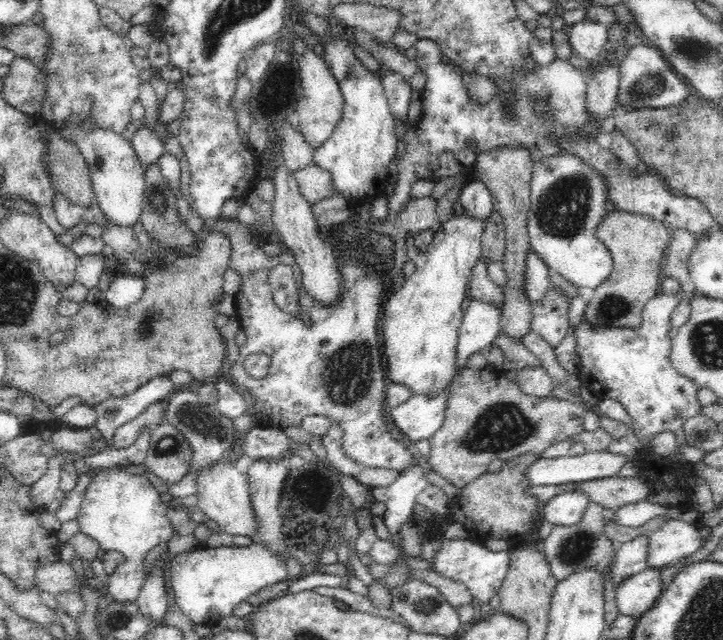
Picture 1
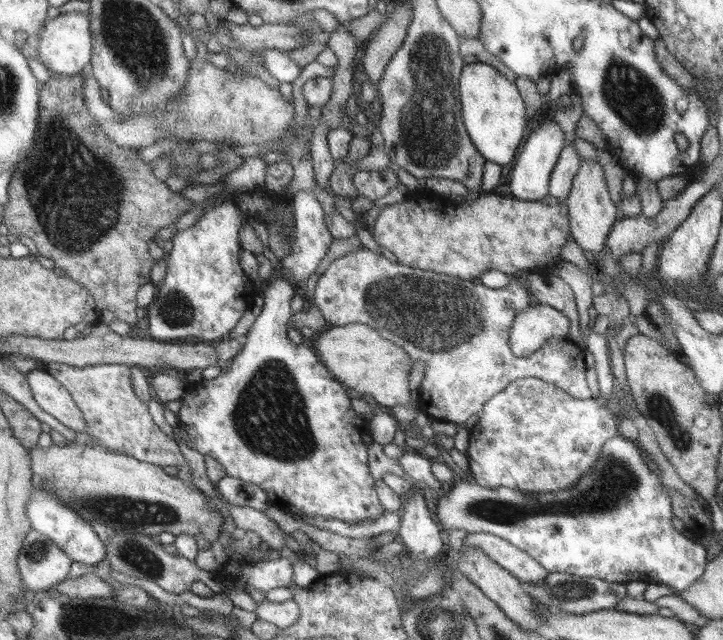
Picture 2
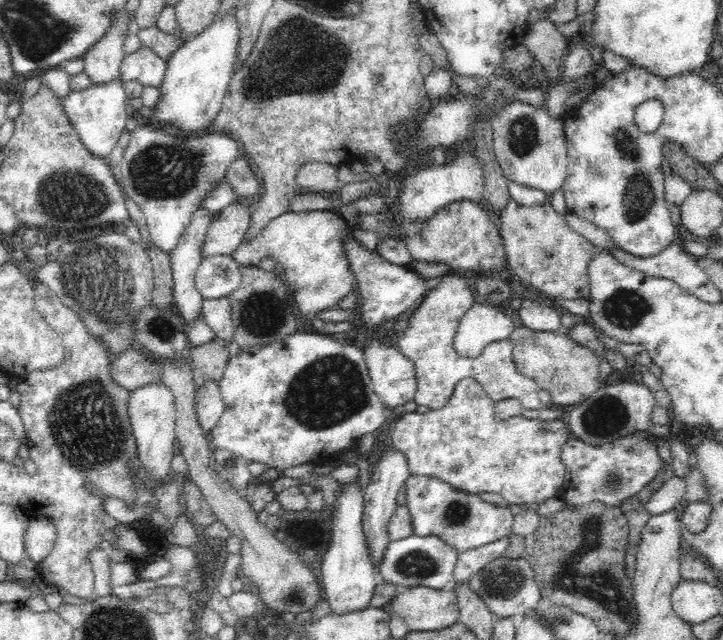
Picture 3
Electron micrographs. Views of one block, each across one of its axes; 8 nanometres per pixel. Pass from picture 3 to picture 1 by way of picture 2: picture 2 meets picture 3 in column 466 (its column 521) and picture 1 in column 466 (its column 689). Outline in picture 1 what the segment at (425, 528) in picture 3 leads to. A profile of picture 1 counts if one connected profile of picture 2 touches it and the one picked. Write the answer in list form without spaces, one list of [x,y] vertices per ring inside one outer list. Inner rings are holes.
[[[442,536],[442,542],[439,542],[439,548],[432,562],[432,568],[438,574],[466,587],[481,603],[496,602],[496,594],[507,578],[508,562],[511,558],[511,552],[508,549],[494,552],[489,550],[483,542],[464,540],[464,538],[448,540],[444,536]]]

